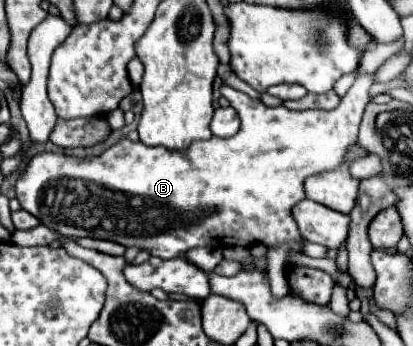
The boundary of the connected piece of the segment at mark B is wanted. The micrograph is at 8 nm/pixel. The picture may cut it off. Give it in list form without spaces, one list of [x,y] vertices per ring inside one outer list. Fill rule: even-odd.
[[[374,74],[358,76],[354,86],[346,92],[340,106],[334,110],[288,110],[286,106],[268,108],[260,100],[248,98],[244,92],[222,84],[220,94],[236,108],[242,124],[238,134],[230,138],[212,136],[210,140],[194,142],[188,150],[170,152],[162,146],[146,146],[122,138],[96,158],[76,160],[64,154],[44,152],[26,164],[26,170],[16,182],[16,198],[20,206],[42,220],[44,226],[60,232],[62,236],[76,238],[102,238],[122,246],[138,246],[150,250],[158,258],[176,258],[190,248],[248,248],[254,242],[270,246],[268,270],[270,290],[274,298],[288,294],[286,278],[280,278],[288,250],[300,250],[300,232],[290,216],[292,206],[306,198],[304,180],[312,174],[336,170],[348,154],[348,148],[356,144],[364,106],[368,104],[368,88],[374,84]]]

